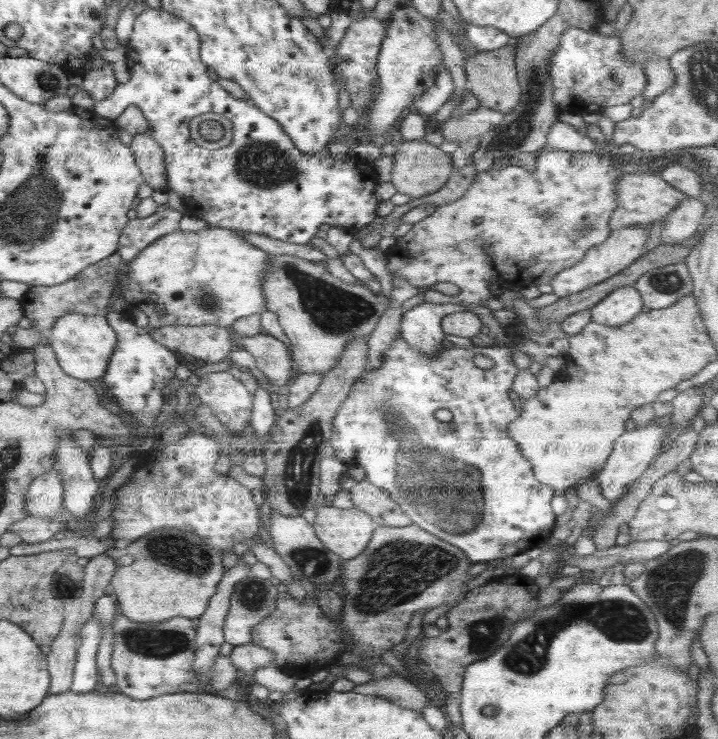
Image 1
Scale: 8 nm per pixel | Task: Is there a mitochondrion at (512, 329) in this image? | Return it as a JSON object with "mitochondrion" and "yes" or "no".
{"mitochondrion":"no"}

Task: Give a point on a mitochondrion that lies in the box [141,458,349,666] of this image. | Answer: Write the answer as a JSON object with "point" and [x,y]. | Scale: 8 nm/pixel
{"point":[189,557]}

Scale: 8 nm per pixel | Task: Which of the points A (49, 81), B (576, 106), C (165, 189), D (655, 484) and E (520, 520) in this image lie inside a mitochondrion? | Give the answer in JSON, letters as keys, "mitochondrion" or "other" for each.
{"A":"mitochondrion","B":"other","C":"other","D":"other","E":"other"}

